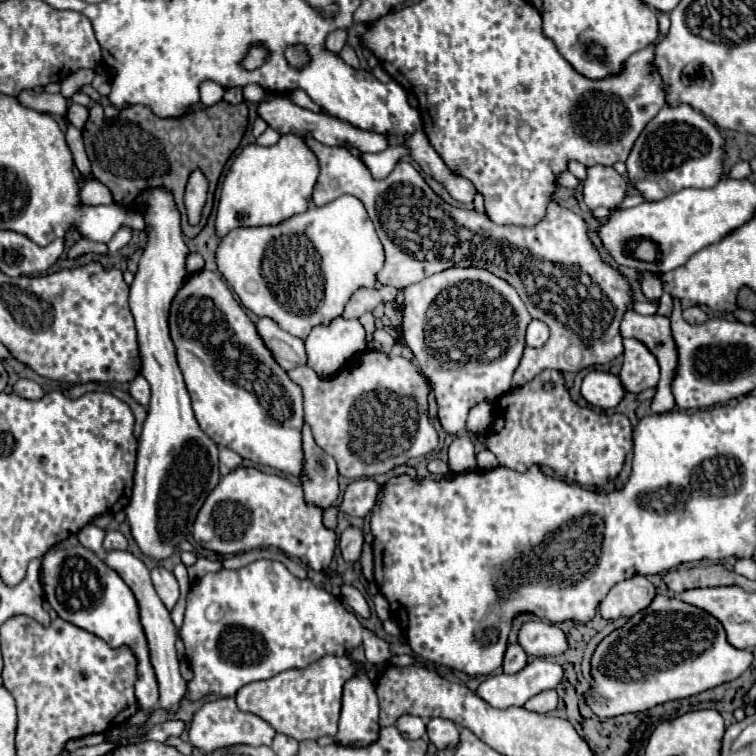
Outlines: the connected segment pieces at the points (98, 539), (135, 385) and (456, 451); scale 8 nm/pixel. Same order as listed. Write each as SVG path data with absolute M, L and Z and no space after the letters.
M85 525L79 533L77 533L77 541L87 547L89 551L97 553L101 551L101 543L103 543L103 537L105 537L105 529L97 527L97 525Z
M137 375L137 379L131 383L131 395L137 403L141 403L143 407L149 405L149 399L151 399L151 389L149 389L149 383L145 381L143 375Z
M457 437L449 445L449 469L455 473L475 469L475 453L473 453L473 441L469 437Z

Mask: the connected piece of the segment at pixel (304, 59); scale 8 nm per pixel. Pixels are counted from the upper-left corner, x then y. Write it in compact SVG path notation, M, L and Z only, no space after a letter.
M291 45L285 51L285 57L293 69L303 69L309 63L309 53L307 53L305 45Z

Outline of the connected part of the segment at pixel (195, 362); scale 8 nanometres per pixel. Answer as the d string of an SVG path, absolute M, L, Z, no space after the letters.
M199 271L191 275L171 303L169 315L171 339L177 349L177 363L185 377L191 395L195 417L201 429L217 443L233 449L245 459L281 469L283 473L301 475L301 427L303 427L303 395L301 389L277 367L269 349L261 343L253 321L247 317L241 303L235 301L227 283L215 271Z

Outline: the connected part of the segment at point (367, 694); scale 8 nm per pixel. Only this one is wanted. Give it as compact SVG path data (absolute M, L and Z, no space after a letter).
M357 665L359 673L343 687L343 707L335 741L349 747L367 747L379 737L379 703L375 685Z

